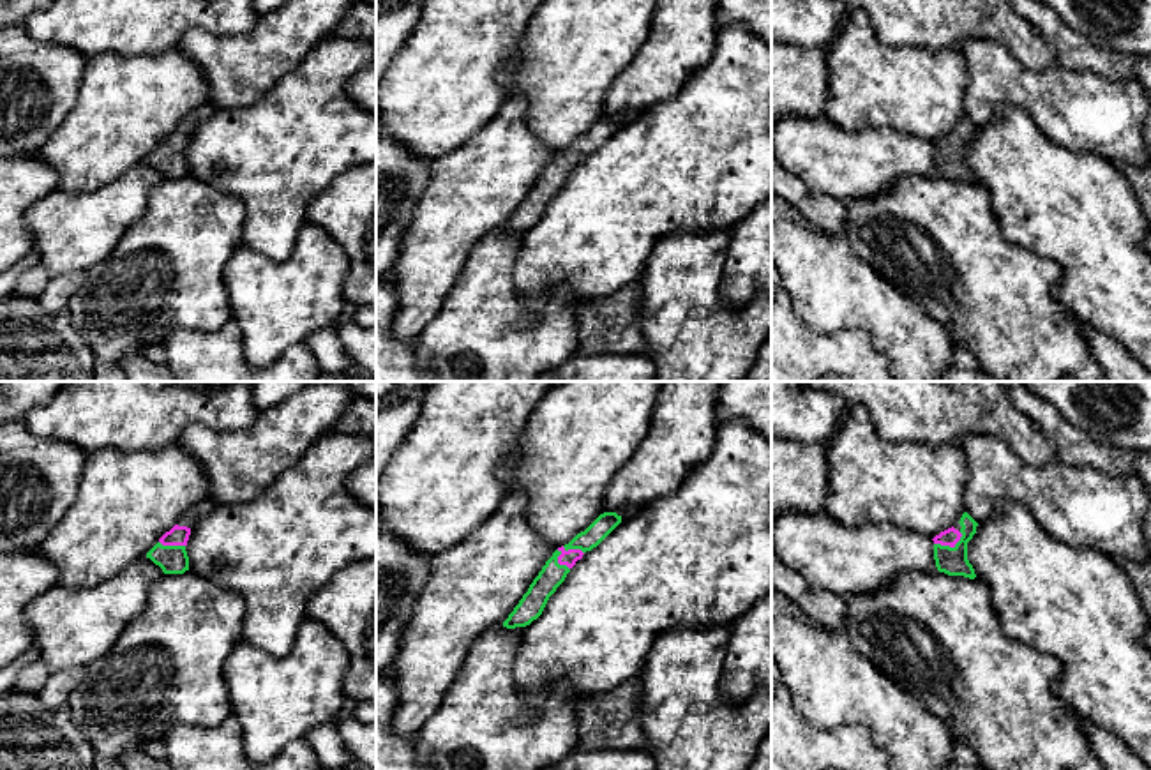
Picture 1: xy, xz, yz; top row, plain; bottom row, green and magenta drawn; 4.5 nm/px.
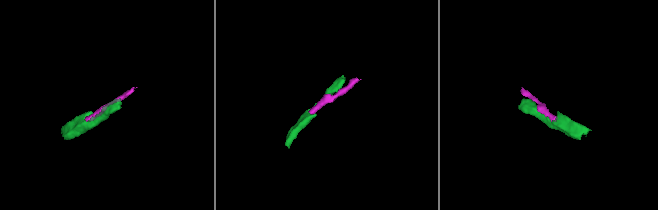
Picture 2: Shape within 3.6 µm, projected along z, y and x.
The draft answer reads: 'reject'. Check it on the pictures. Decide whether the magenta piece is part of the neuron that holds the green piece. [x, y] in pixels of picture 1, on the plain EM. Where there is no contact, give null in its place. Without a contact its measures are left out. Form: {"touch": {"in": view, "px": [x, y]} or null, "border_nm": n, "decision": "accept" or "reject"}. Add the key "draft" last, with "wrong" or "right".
{"touch": {"in": "xz", "px": [567, 154]}, "border_nm": 140, "decision": "accept", "draft": "wrong"}

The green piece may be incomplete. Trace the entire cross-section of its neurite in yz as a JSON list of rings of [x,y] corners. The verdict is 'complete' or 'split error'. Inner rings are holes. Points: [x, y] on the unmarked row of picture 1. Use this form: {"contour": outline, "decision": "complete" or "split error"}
{"contour": [[[967,117],[962,118],[959,127],[960,134],[952,131],[932,143],[936,171],[948,180],[974,184],[974,173],[967,164],[967,147],[976,138],[978,127]]], "decision": "split error"}

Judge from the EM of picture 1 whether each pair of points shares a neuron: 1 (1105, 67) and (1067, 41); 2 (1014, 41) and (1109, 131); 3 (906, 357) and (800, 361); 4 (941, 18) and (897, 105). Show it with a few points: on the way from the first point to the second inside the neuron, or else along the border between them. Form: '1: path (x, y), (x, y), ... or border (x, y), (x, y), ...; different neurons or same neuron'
1: path (1097, 60), (1075, 50); same neuron
2: border (1007, 48), (1030, 69), (1058, 67); different neurons
3: border (881, 355), (888, 362); different neurons
4: border (885, 43), (955, 50); different neurons

